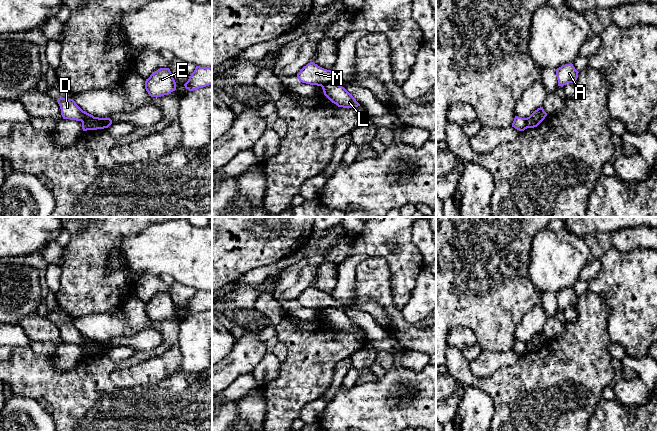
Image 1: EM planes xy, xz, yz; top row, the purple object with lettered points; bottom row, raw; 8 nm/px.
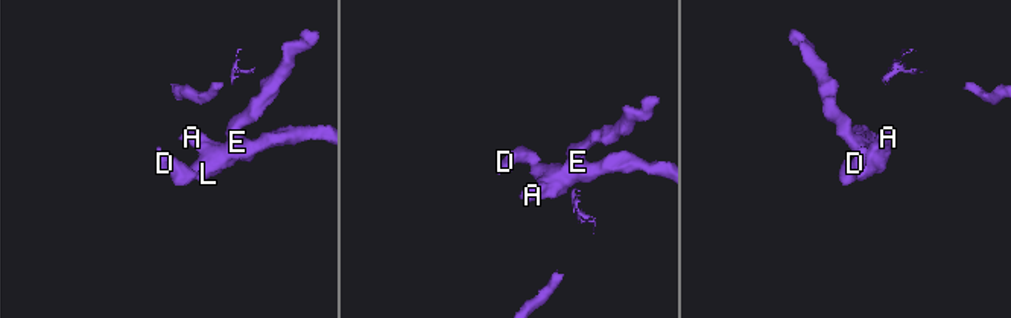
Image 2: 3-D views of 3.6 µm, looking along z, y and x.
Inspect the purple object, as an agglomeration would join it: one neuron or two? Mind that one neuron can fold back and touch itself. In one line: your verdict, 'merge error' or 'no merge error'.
merge error

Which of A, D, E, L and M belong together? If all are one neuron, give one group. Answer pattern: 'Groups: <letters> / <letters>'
Groups: A E L / D M

